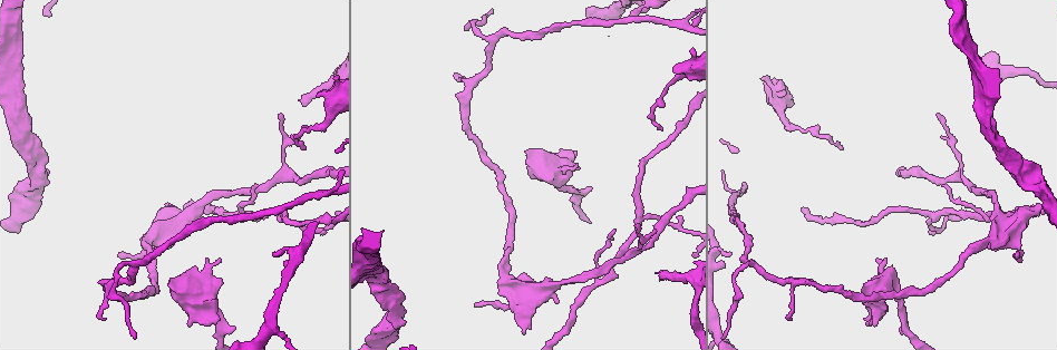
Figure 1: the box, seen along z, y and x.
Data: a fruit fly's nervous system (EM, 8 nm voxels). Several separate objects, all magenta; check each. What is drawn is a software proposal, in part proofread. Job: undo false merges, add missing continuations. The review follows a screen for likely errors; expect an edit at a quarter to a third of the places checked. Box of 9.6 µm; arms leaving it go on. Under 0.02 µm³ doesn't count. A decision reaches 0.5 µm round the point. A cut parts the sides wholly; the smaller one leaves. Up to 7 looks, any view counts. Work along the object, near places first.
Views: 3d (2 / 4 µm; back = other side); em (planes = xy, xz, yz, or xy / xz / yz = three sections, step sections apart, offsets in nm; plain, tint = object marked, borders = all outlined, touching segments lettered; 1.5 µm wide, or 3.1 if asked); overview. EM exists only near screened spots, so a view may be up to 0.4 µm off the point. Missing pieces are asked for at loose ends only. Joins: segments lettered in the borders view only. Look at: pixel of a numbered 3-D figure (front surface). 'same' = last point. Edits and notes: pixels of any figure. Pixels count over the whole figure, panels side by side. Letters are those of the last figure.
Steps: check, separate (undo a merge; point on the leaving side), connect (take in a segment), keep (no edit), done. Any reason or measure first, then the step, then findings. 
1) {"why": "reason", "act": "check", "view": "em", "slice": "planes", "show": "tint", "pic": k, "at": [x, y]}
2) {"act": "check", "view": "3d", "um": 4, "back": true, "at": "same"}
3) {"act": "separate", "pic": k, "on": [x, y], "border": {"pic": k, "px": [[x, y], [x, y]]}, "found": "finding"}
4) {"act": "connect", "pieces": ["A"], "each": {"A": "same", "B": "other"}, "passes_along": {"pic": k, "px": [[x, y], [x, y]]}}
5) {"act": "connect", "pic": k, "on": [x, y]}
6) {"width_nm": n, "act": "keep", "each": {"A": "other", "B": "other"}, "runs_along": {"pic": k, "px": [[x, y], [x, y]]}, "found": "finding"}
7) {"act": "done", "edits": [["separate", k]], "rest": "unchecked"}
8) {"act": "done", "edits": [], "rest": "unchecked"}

{"act": "check", "view": "em", "slice": "planes", "show": "borders", "pic": 1, "at": [523, 332]}

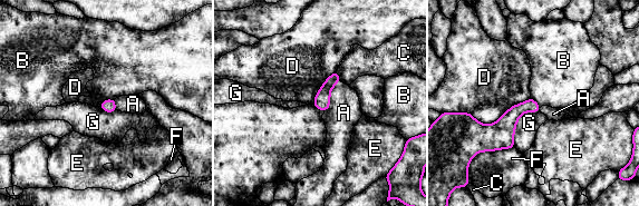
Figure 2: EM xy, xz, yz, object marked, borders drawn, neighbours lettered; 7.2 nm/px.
{"act": "connect", "pieces": ["A"], "each": {"A": "same", "B": "other", "C": "other", "D": "other", "E": "other", "F": "other", "G": "other"}, "passes_along": {"pic": 2, "px": [[322, 98], [329, 96], [344, 113]]}, "found": "it goes on there"}

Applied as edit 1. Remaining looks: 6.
{"why": "an open end", "act": "check", "view": "3d", "um": 2, "pic": 1, "at": [273, 253]}

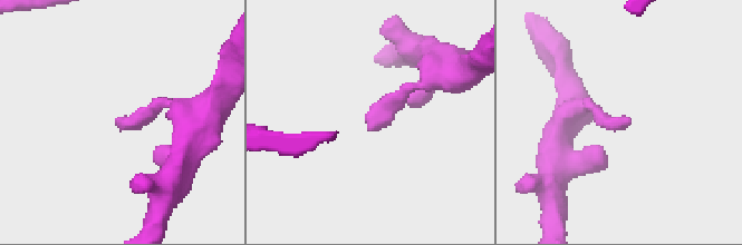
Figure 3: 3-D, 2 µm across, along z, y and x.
{"why": "need the tissue", "act": "check", "view": "em", "slice": "planes", "show": "plain", "pic": 3, "at": [625, 122]}

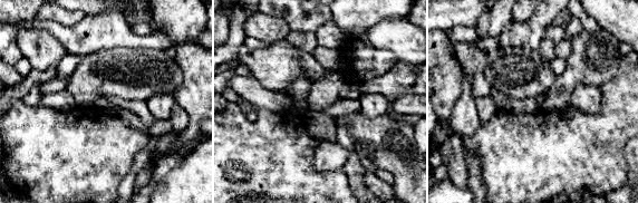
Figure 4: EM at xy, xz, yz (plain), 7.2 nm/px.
{"why": "what lies round it", "act": "check", "view": "em", "slice": "planes", "show": "borders", "at": "same"}

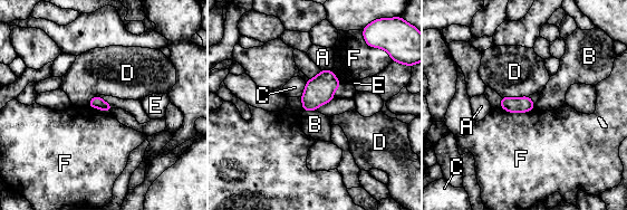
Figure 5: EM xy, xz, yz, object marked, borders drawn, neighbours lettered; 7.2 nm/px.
{"act": "keep", "each": {"A": "other", "B": "other", "C": "other", "D": "other", "E": "other", "F": "other"}, "border": {"pic": 5, "px": [[534, 107], [523, 112], [501, 108]]}, "found": "no lettered segment goes on from it"}

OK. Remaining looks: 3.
{"why": "an open end", "act": "check", "view": "em", "slice": "yz", "step": 8, "show": "tint", "pic": 1, "at": [300, 99]}

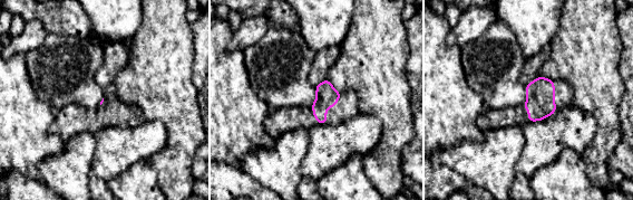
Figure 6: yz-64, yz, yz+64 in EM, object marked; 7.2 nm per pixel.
{"why": "another direction", "act": "check", "view": "em", "slice": "planes", "show": "borders", "at": "same"}

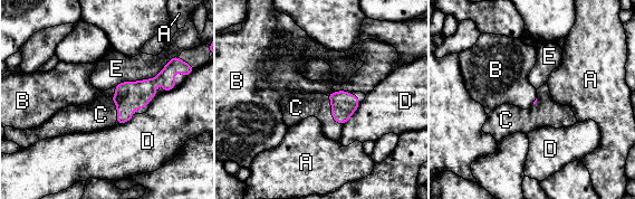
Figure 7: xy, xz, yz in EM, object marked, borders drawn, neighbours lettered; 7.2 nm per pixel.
{"act": "connect", "pieces": ["C"], "each": {"A": "other", "B": "other", "C": "same", "D": "other", "E": "other"}, "found": "it goes on there"}

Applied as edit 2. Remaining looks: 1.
{"act": "done", "edits": [["connect", 2], ["connect", 7]], "rest": "unchecked"}

